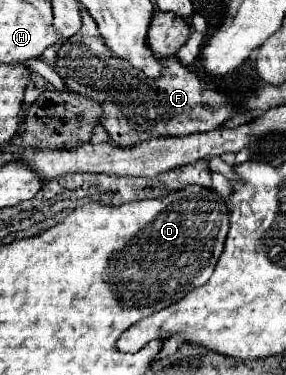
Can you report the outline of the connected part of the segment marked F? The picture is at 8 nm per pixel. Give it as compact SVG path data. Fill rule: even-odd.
M66 53L58 55L56 71L68 89L82 95L92 95L96 101L104 103L102 125L110 133L112 143L118 147L132 147L138 141L146 141L152 137L210 131L222 125L230 117L230 109L234 107L234 103L226 95L206 89L202 81L178 61L176 55L166 59L162 77L154 81L142 77L142 73L134 73L134 69L126 65L126 61L118 61L116 57L74 57Z

